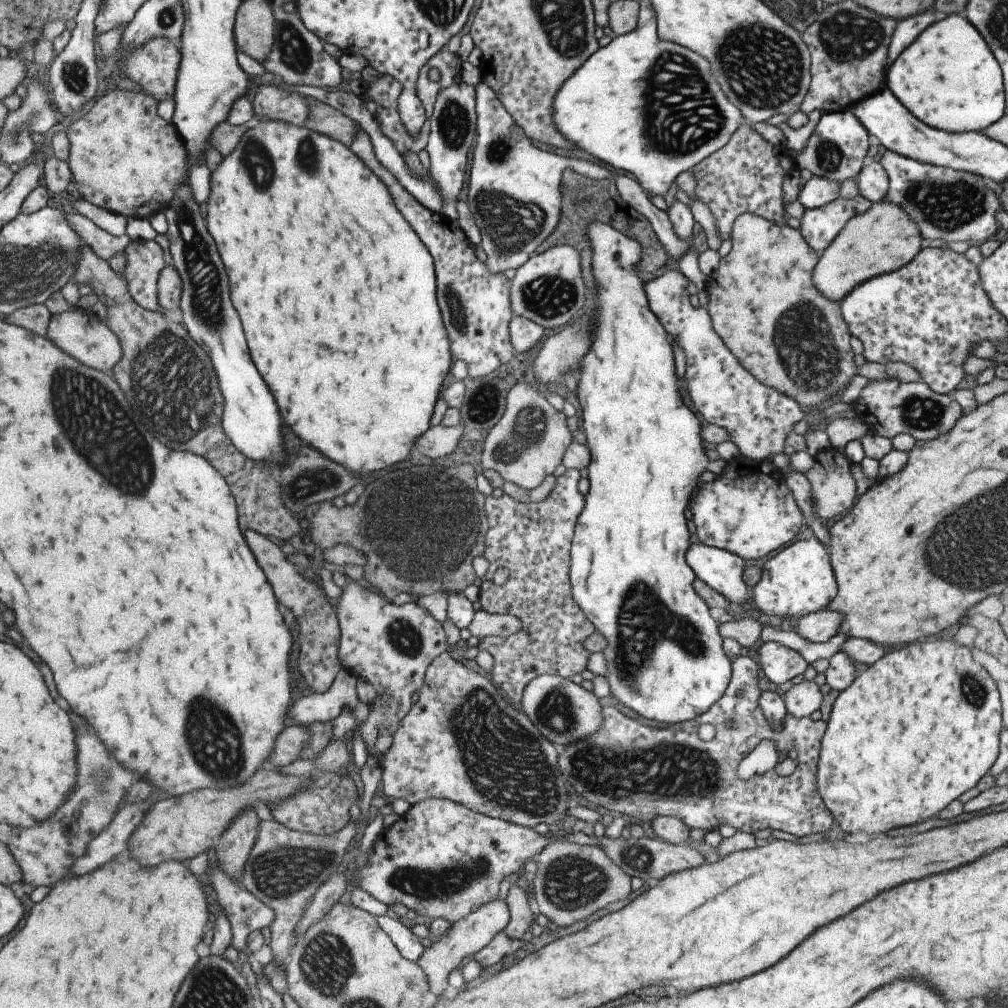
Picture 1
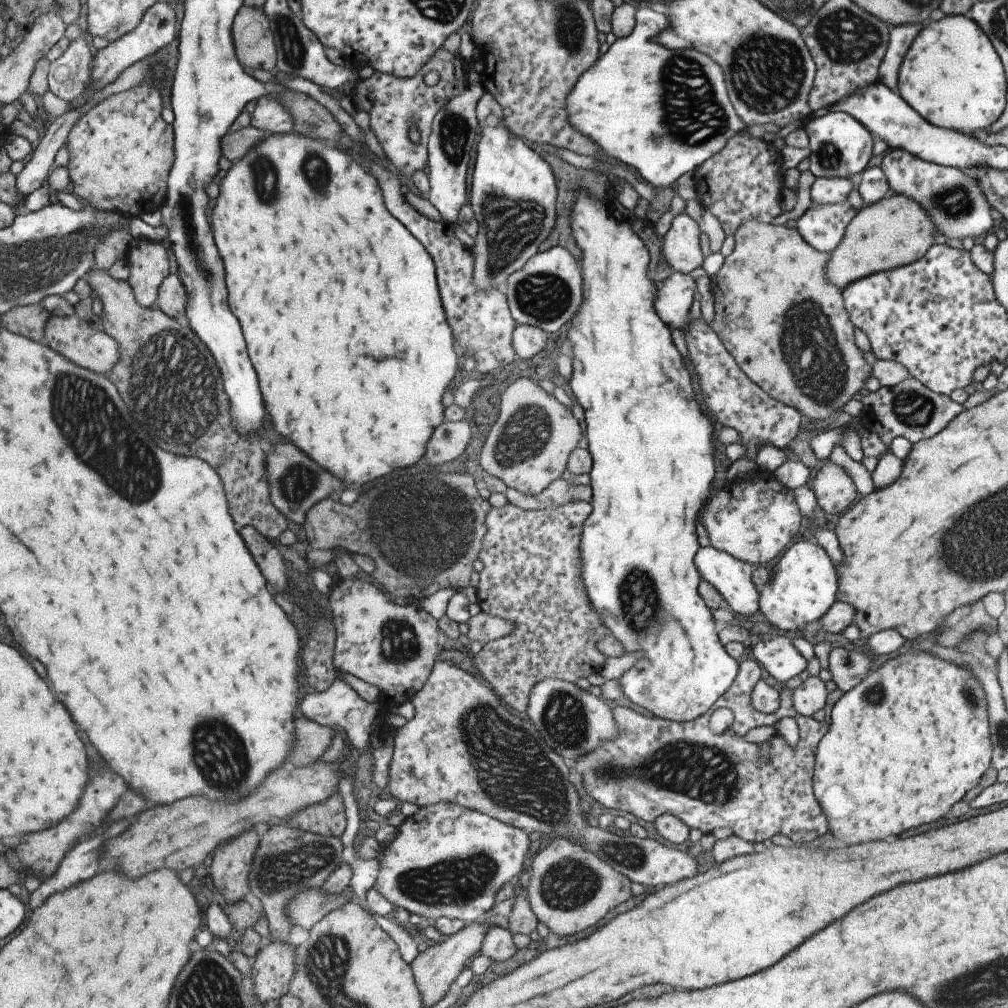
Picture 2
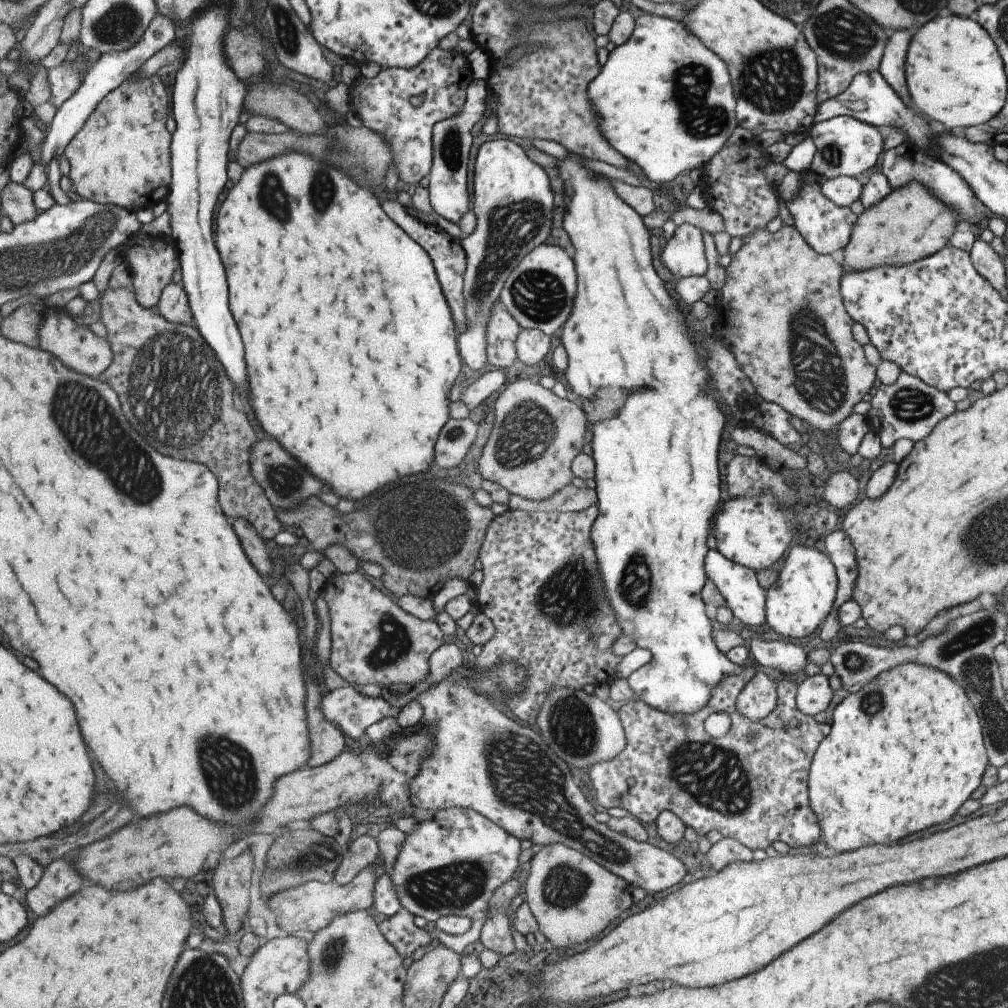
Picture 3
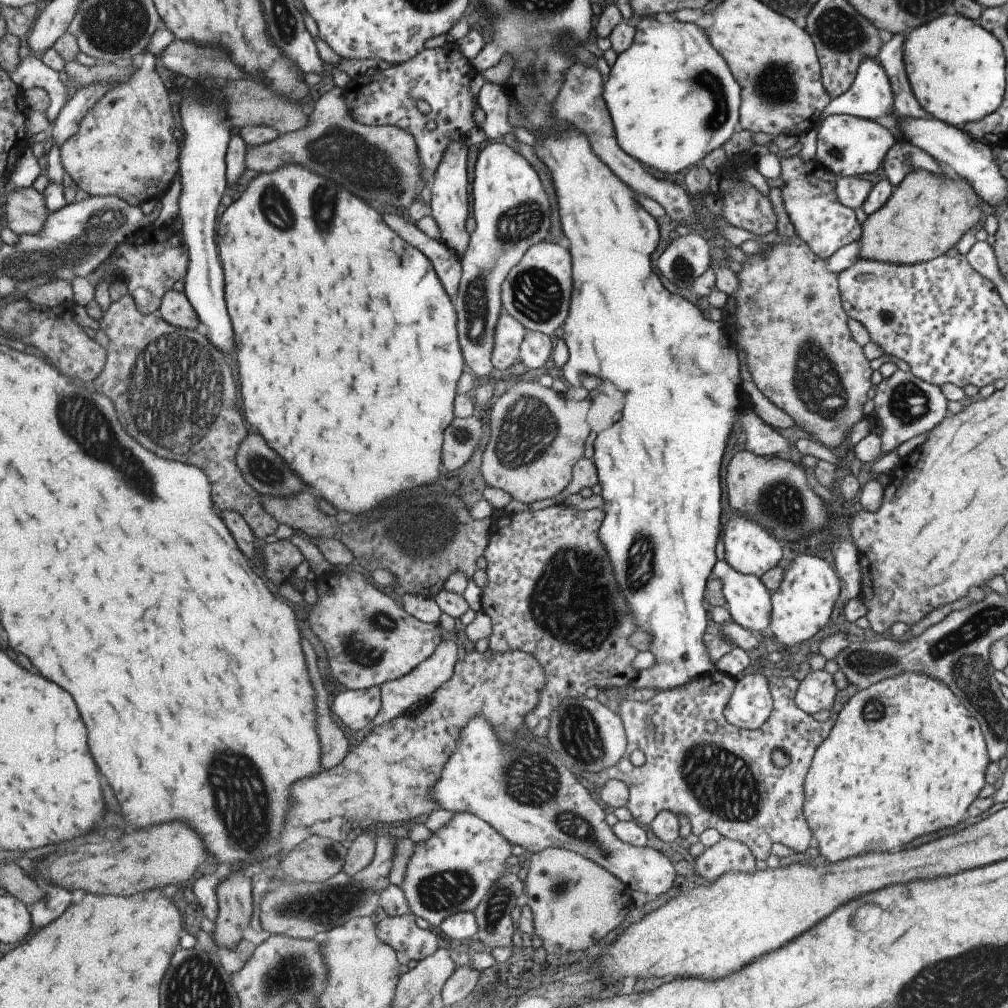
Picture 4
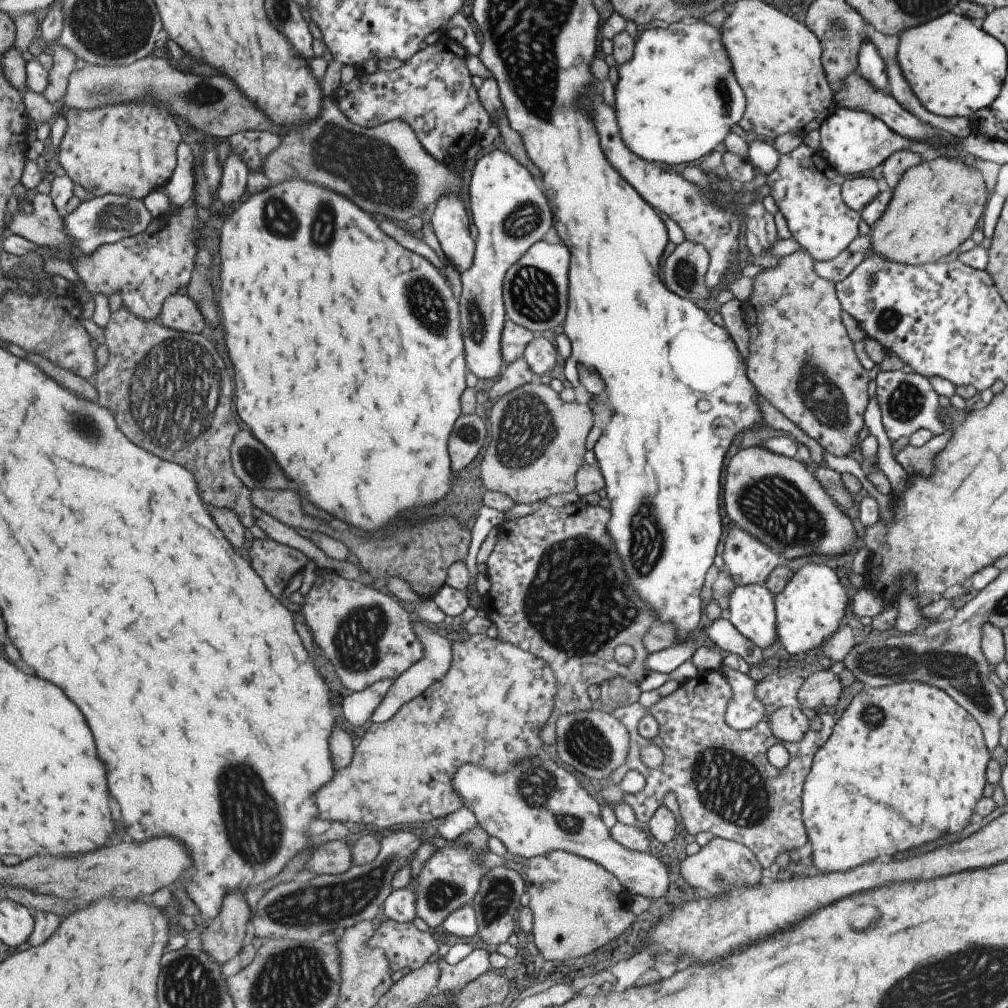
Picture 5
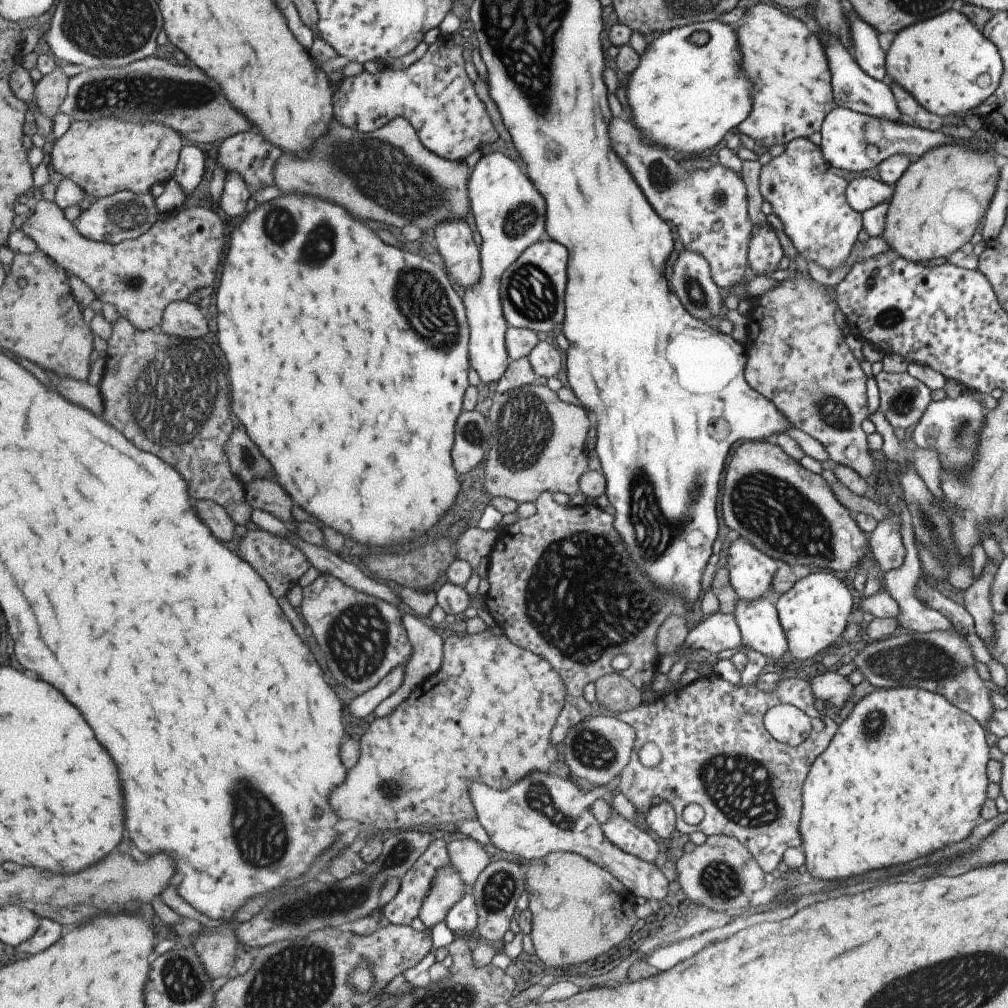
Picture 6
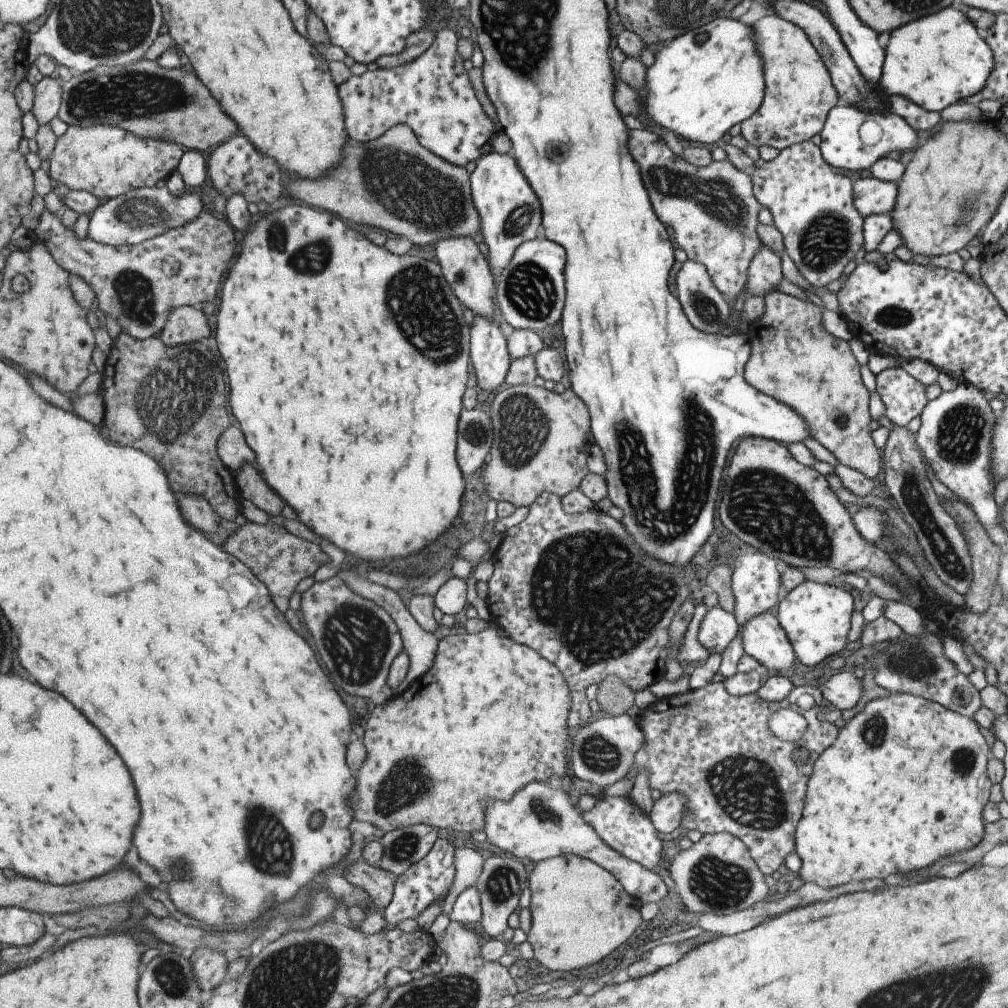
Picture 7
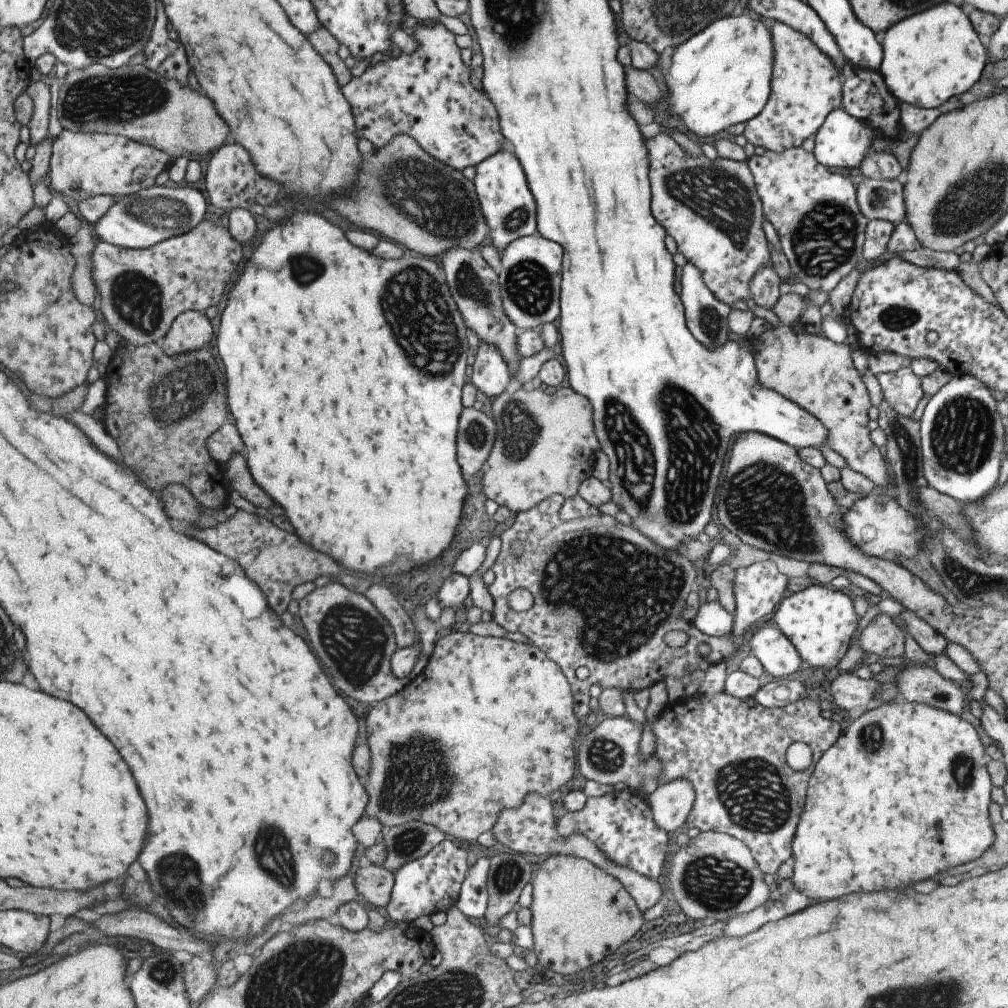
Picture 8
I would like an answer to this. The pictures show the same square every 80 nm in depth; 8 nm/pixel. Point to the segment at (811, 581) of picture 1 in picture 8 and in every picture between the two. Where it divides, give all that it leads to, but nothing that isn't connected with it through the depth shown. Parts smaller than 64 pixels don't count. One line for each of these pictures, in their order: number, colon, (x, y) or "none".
2: (804, 583)
3: (795, 604)
4: (802, 605)
5: (809, 609)
6: (813, 612)
7: (815, 617)
8: (819, 621)

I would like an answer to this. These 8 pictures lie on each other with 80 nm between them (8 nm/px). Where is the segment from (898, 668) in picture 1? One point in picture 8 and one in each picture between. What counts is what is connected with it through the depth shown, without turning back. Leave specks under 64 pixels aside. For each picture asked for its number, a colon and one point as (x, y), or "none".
2: (880, 769)
3: (884, 770)
4: (903, 758)
5: (904, 764)
6: (904, 774)
7: (868, 811)
8: (902, 794)

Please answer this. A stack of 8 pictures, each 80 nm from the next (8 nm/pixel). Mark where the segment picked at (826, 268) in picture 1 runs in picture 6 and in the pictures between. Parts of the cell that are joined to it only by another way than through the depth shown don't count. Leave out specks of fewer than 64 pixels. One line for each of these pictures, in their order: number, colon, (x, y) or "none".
2: (894, 231)
3: (909, 224)
4: (926, 214)
5: (934, 207)
6: (937, 203)

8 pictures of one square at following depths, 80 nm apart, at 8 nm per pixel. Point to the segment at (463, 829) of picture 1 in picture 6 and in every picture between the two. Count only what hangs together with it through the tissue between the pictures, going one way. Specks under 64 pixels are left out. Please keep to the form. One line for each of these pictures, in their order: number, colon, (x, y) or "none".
2: (447, 860)
3: (450, 866)
4: (448, 873)
5: (449, 879)
6: (446, 889)

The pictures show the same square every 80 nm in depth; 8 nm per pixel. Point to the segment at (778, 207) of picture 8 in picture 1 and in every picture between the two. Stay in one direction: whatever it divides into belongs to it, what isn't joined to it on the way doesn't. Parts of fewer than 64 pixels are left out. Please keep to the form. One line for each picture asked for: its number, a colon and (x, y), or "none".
1: (819, 226)
2: (821, 226)
3: (825, 227)
4: (818, 218)
5: (806, 191)
6: (805, 194)
7: (811, 207)

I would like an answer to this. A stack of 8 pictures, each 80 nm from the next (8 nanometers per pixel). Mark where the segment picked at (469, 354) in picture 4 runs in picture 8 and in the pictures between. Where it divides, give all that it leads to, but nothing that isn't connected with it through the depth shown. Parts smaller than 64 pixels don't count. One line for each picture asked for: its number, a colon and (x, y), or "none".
5: (509, 212)
6: (508, 213)
7: (508, 211)
8: (505, 201)

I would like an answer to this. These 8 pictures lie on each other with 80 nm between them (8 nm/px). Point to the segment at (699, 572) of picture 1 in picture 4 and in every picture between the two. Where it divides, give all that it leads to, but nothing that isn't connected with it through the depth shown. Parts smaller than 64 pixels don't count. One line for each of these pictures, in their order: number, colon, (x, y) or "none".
2: (732, 578)
3: (739, 587)
4: (747, 601)

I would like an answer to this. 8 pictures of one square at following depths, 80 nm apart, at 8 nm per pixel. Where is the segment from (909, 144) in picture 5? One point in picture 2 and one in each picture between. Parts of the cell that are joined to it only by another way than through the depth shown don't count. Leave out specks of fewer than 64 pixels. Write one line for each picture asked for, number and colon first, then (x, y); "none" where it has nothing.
2: (840, 146)
3: (844, 145)
4: (846, 146)

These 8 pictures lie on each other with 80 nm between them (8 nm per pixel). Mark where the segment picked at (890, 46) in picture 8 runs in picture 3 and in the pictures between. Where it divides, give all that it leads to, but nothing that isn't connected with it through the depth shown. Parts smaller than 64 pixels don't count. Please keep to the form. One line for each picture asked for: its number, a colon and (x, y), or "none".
3: (954, 75)
4: (956, 70)
5: (954, 69)
6: (944, 63)
7: (933, 61)

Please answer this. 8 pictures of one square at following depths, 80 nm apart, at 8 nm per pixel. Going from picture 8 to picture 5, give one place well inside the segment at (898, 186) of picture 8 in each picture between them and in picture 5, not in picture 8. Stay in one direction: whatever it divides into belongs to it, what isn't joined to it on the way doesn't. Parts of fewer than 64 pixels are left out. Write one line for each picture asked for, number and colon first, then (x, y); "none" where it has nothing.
5: (857, 192)
6: (862, 193)
7: (870, 196)

